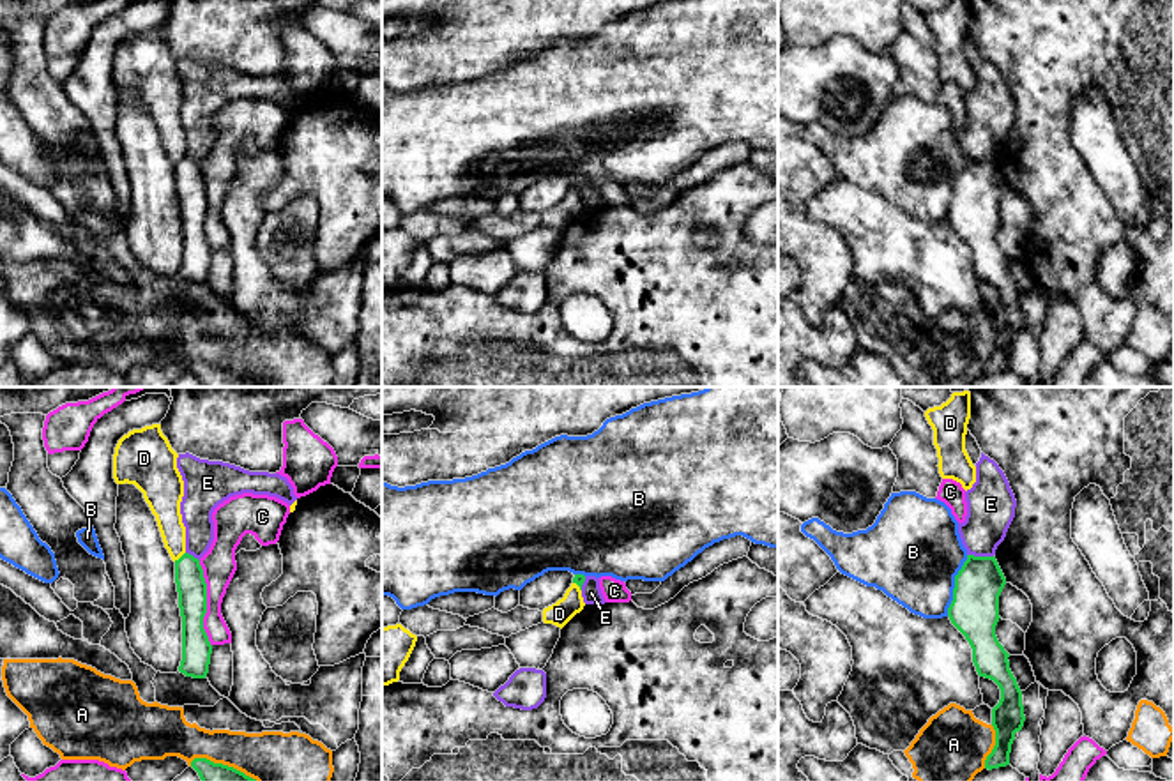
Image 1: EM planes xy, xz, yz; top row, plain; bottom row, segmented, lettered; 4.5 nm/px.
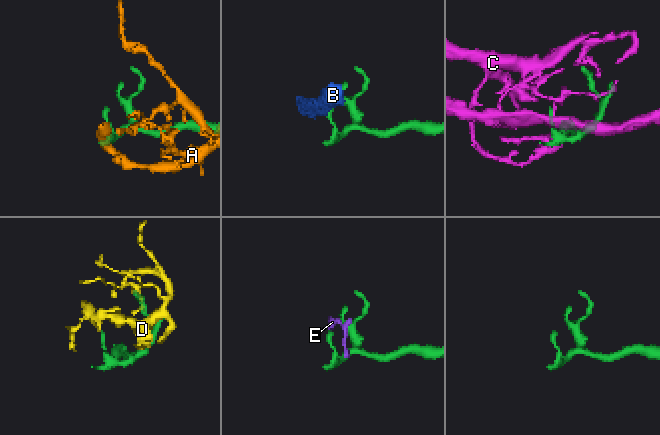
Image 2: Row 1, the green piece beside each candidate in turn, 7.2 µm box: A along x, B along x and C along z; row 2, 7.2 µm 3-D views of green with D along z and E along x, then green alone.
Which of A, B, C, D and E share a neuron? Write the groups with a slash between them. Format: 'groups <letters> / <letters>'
groups A / B / C / D / E

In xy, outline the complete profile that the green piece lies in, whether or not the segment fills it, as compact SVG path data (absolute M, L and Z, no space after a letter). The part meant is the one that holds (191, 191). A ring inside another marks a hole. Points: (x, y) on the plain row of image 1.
M189 157L175 164L175 187L182 221L182 265L179 276L186 281L205 283L212 249L203 233L207 187L200 164Z

